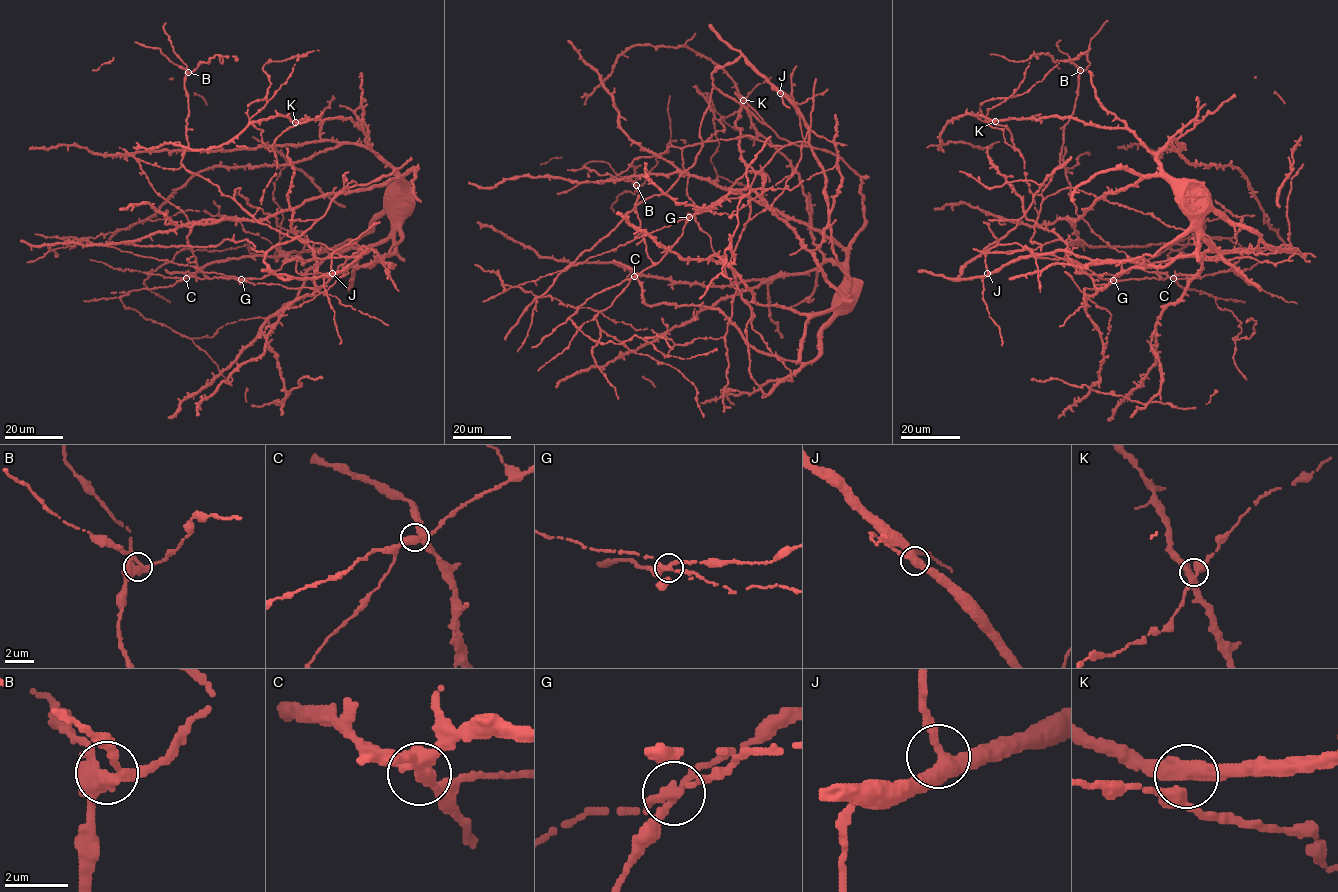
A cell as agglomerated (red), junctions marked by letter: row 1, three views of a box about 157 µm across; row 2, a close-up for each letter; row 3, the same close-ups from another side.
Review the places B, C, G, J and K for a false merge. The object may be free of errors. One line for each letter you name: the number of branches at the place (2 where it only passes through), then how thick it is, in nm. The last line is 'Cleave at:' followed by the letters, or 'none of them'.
G: 5 | 300 nm
Cleave at: G

